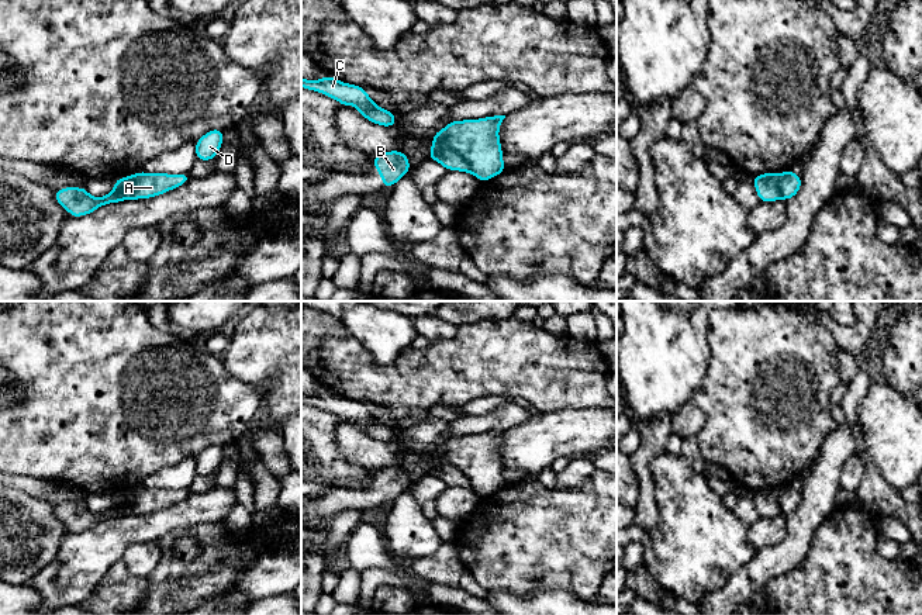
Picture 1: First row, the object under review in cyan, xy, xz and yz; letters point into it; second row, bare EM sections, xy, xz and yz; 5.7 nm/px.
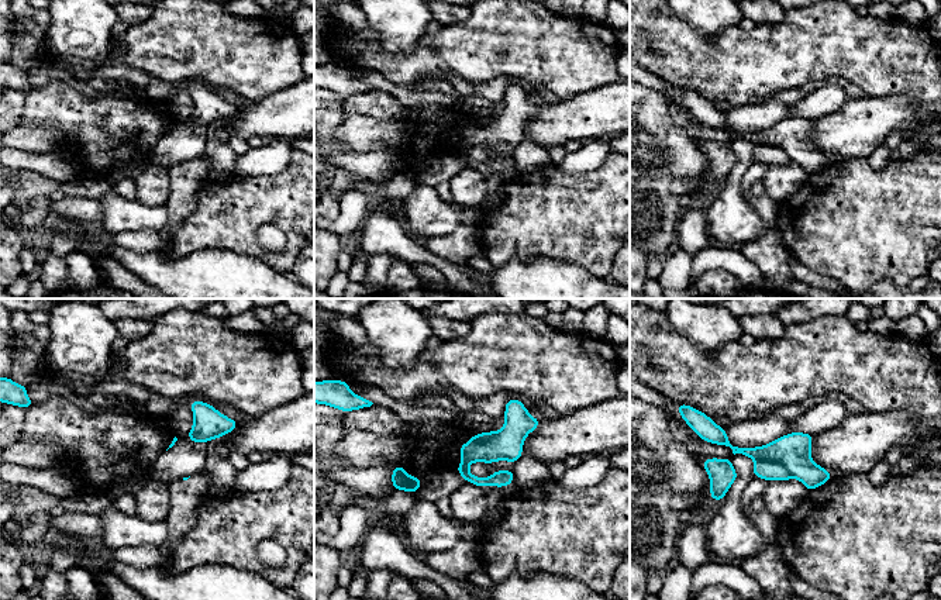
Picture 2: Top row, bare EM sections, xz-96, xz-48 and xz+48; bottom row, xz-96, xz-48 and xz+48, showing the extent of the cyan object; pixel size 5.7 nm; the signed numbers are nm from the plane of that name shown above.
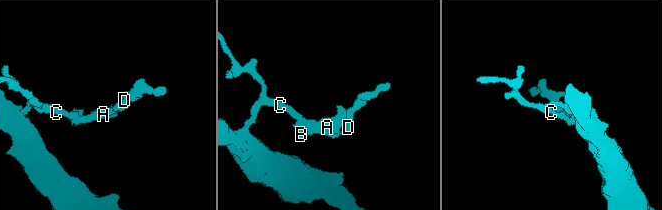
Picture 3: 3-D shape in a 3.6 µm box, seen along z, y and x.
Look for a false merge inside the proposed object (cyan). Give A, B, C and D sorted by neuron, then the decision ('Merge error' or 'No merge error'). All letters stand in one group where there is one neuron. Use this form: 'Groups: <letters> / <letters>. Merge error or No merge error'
Groups: A C / B D. Merge error

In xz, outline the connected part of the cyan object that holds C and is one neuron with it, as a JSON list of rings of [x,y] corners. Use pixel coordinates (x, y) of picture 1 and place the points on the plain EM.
[[[325,390],[321,395],[307,395],[301,393],[301,402],[332,412],[342,421],[355,421],[370,438],[383,442],[396,440],[396,429],[373,418],[366,405],[360,401],[343,398]]]

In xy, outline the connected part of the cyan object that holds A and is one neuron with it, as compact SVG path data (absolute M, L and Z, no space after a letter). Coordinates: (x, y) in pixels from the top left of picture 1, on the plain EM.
M145 488L132 490L135 500L124 504L124 515L151 514L183 501L190 495L189 488L168 490L168 488Z

